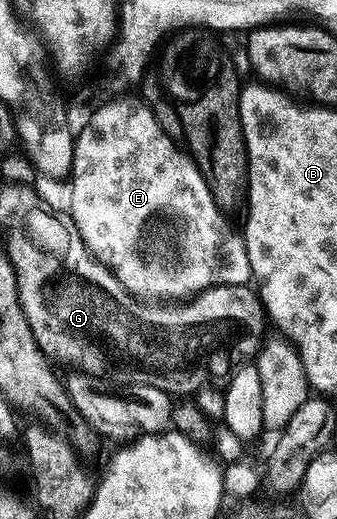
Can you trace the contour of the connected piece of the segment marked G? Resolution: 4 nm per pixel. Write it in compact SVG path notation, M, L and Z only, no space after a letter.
M58 216L54 217L53 223L49 227L49 234L53 235L53 244L55 245L55 269L47 277L47 281L41 285L41 289L43 289L41 293L31 293L29 287L20 287L20 289L25 289L25 295L19 295L19 297L25 297L25 299L31 299L31 305L26 305L23 308L25 311L25 319L29 319L29 327L33 331L35 341L39 345L39 350L47 354L48 358L54 359L56 362L58 362L57 360L68 361L71 367L85 373L90 373L92 377L112 377L115 383L119 385L148 385L149 387L163 389L168 395L191 395L194 394L191 392L199 385L199 349L207 349L203 353L203 369L211 377L224 376L223 378L226 378L232 372L233 367L238 366L244 359L251 359L256 356L261 344L259 331L263 325L262 320L264 321L265 315L261 310L261 302L254 288L248 287L247 285L214 285L213 288L207 289L203 293L197 293L194 297L184 300L182 303L152 303L147 309L139 309L140 298L126 289L112 275L110 269L106 265L102 265L88 251L87 245L81 239L79 232L68 224L66 220L60 219Z

